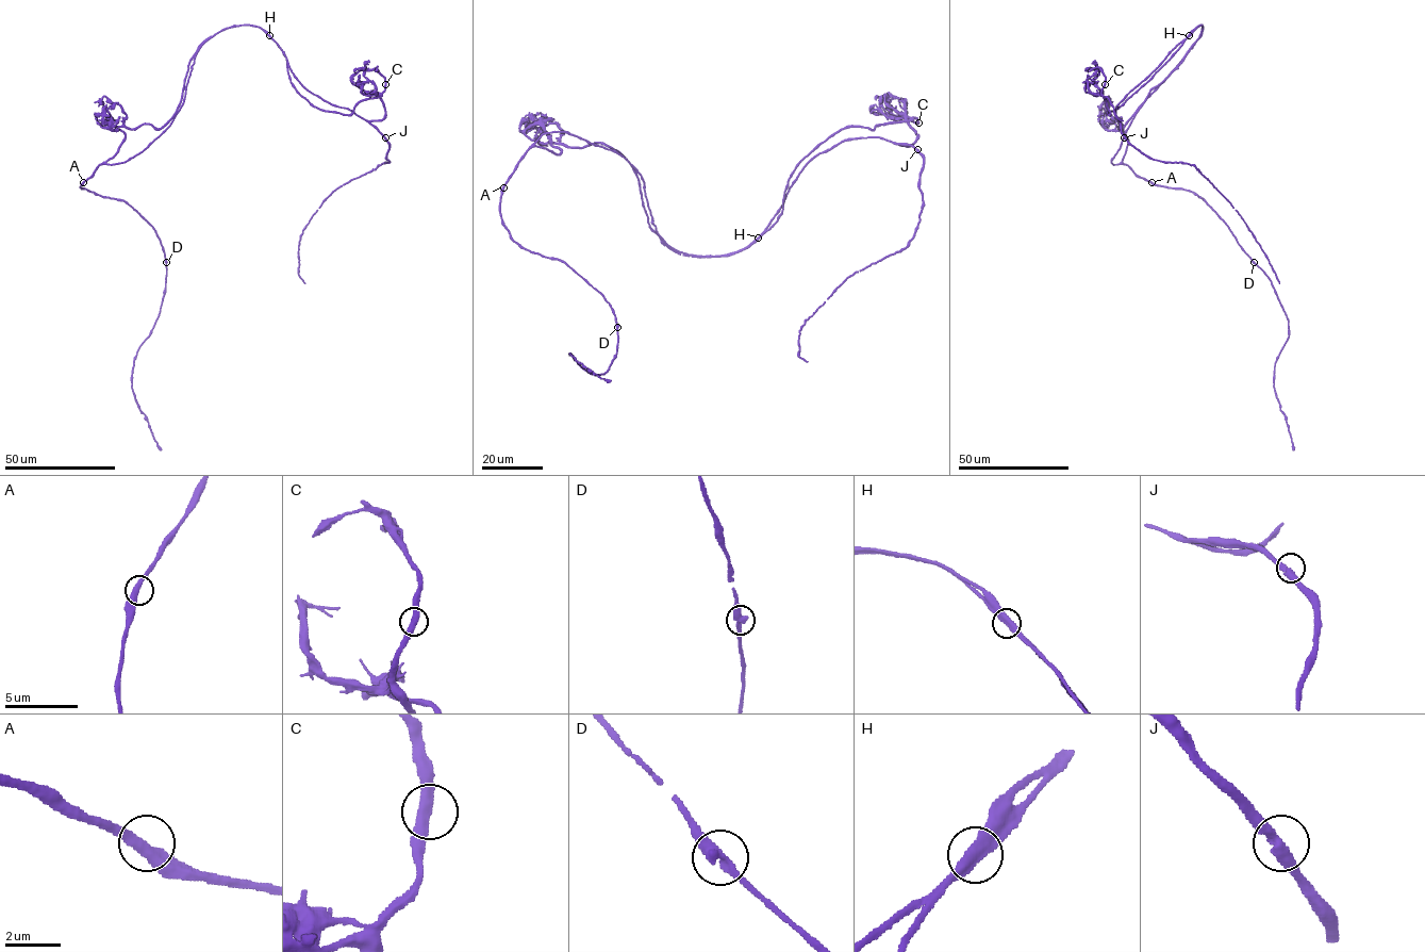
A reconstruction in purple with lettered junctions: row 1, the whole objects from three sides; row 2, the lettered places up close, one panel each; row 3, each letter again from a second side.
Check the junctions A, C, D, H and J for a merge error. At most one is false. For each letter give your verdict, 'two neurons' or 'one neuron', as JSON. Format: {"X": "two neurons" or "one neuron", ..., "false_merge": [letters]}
{"A": "one neuron", "C": "one neuron", "D": "one neuron", "H": "two neurons", "J": "one neuron", "false_merge": ["H"]}

